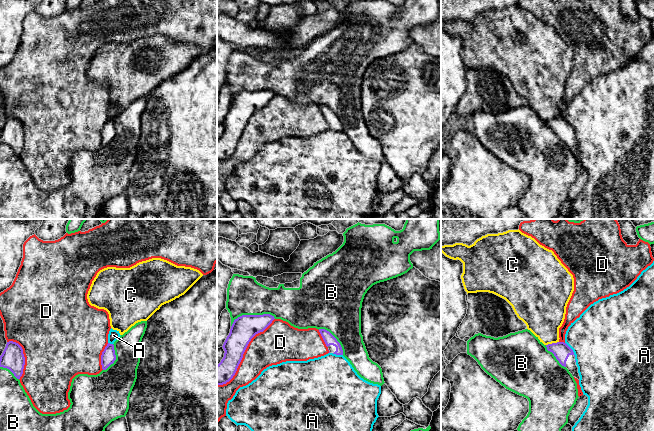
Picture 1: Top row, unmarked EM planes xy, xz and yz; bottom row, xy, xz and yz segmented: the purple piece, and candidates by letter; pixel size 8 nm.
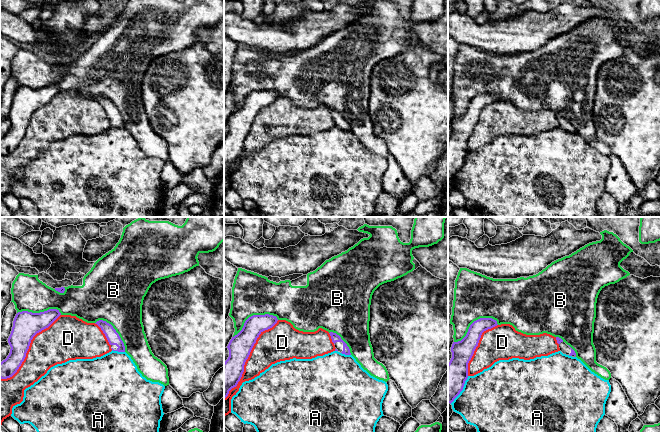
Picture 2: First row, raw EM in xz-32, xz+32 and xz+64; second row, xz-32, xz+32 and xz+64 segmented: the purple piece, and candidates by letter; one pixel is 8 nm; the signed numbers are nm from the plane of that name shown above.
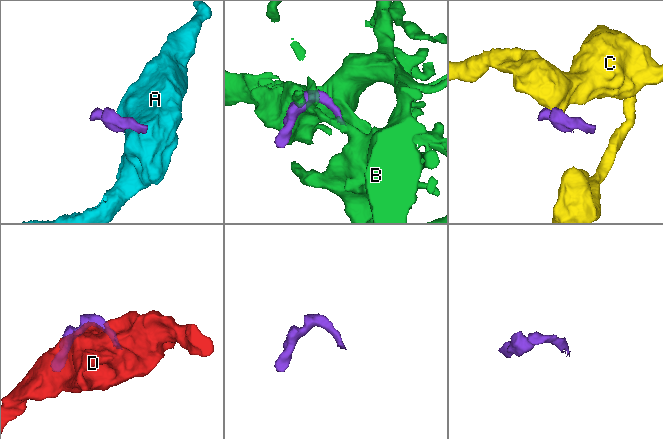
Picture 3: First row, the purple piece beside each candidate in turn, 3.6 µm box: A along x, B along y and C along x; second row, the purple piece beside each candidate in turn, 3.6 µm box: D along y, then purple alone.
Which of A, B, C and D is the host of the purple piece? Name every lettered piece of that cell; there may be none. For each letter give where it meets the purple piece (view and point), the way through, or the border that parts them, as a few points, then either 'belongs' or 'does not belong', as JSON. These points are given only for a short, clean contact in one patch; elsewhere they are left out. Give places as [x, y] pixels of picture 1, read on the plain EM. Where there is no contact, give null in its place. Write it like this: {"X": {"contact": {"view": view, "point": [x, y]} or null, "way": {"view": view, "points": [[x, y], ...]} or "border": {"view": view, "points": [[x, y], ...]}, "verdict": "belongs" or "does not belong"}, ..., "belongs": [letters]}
{"A": {"contact": {"view": "yz", "point": [571, 125]}, "verdict": "does not belong"}, "B": {"contact": {"view": "xz", "point": [251, 91]}, "verdict": "does not belong"}, "C": {"contact": {"view": "yz", "point": [552, 119]}, "border": {"view": "yz", "points": [[558, 117], [546, 121]]}, "verdict": "does not belong"}, "D": {"contact": {"view": "xz", "point": [243, 129]}, "verdict": "does not belong"}, "belongs": []}

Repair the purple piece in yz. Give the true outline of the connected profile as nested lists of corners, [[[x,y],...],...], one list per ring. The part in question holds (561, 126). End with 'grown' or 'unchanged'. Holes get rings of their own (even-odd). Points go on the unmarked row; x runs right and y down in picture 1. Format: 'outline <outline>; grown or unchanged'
outline [[[564,118],[546,121],[547,126],[552,128],[559,139],[566,143],[573,153],[580,155],[573,126]]]; grown

